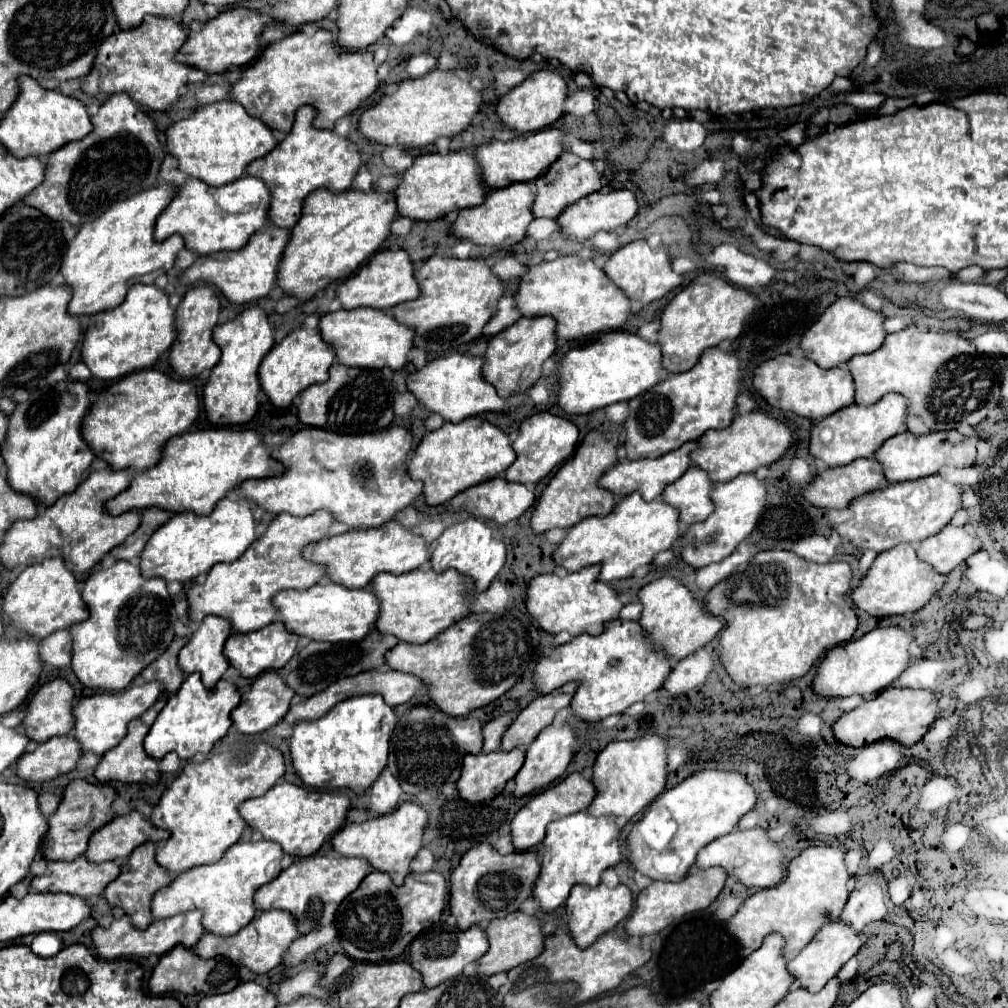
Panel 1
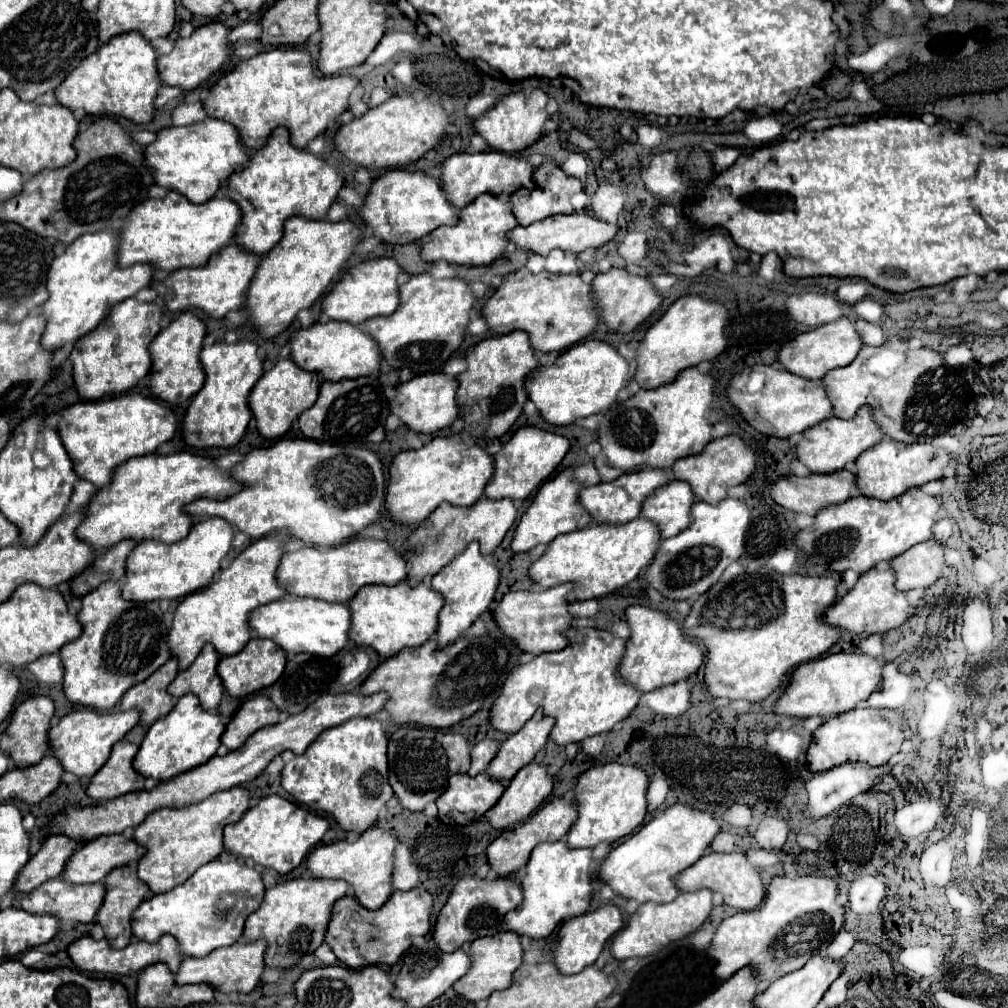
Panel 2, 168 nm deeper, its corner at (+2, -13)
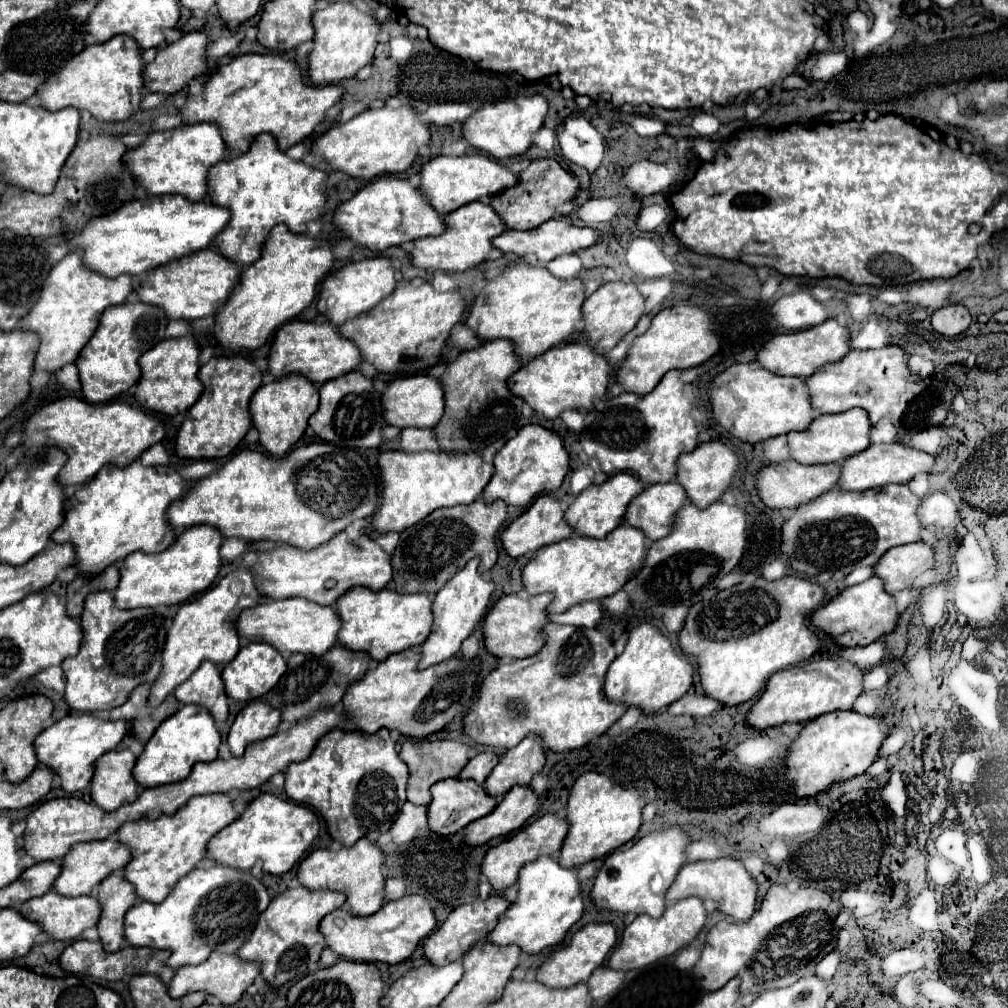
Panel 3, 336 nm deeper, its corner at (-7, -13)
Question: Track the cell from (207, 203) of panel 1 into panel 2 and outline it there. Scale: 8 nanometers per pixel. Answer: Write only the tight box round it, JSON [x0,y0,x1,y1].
[118,192,242,270]

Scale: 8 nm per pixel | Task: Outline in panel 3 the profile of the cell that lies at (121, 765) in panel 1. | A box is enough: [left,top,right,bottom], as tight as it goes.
[91,750,139,812]

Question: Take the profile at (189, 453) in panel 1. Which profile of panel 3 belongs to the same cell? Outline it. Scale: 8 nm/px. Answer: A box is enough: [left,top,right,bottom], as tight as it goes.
[51,460,191,576]

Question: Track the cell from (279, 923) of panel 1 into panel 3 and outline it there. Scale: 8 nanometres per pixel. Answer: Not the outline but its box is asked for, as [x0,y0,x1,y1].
[169,952,259,1004]

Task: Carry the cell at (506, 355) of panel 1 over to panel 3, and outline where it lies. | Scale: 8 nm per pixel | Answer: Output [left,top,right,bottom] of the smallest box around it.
[433,340,523,454]

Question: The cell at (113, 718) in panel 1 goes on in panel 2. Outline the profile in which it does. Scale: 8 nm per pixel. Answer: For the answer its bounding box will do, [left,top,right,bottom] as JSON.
[50,708,140,776]

